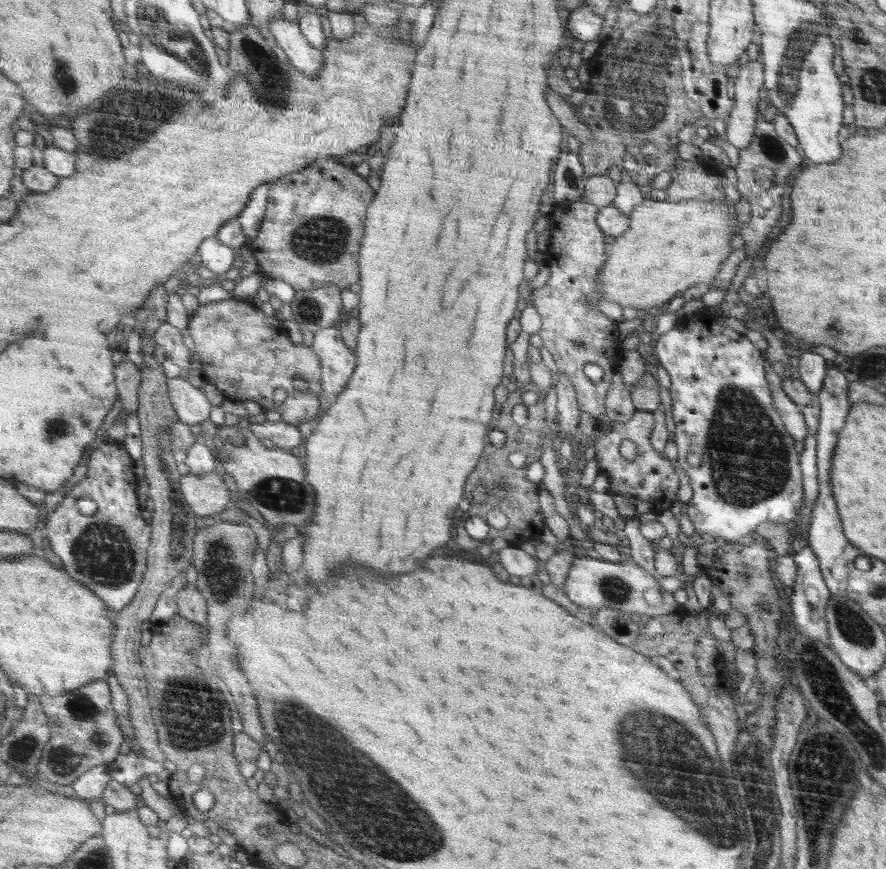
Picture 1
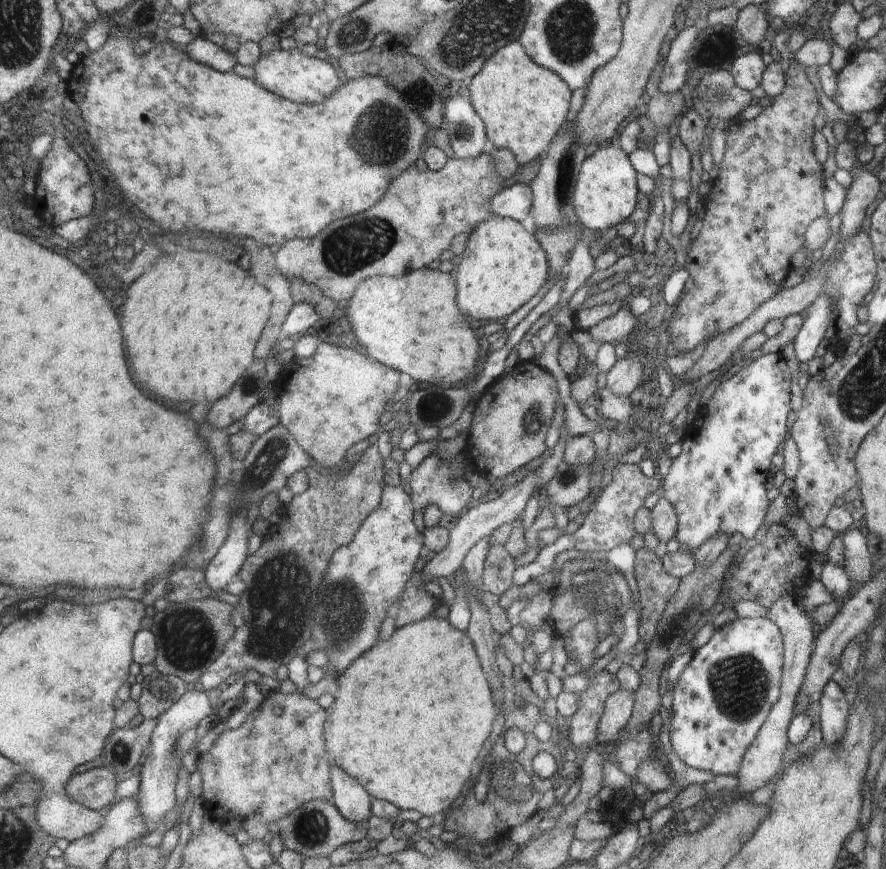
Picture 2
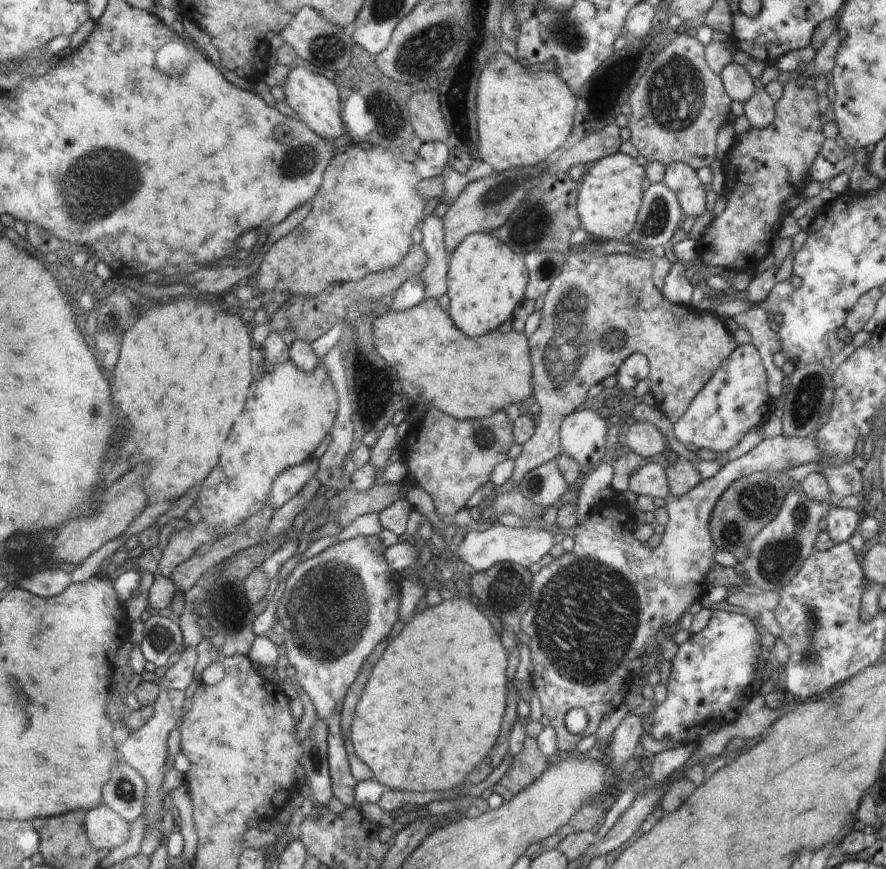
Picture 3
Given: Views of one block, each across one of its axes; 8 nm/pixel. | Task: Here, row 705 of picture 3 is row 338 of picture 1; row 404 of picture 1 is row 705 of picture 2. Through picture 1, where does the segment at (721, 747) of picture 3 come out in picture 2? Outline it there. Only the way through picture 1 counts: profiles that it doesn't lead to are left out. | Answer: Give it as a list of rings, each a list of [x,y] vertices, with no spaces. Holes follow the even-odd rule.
[[[787,596],[786,599],[779,599],[776,603],[772,603],[772,606],[767,610],[766,618],[775,621],[780,632],[783,632],[785,667],[784,672],[781,672],[778,702],[774,703],[756,738],[754,738],[741,760],[741,767],[737,777],[739,778],[738,788],[744,797],[749,797],[752,792],[758,790],[758,788],[762,788],[778,772],[778,768],[780,768],[780,764],[784,760],[784,752],[786,752],[789,737],[786,736],[786,730],[788,730],[788,724],[793,722],[797,714],[799,692],[803,687],[803,682],[810,666],[811,656],[815,650],[815,638],[812,627],[810,627],[810,616],[808,616],[800,603],[796,602],[794,598]]]

